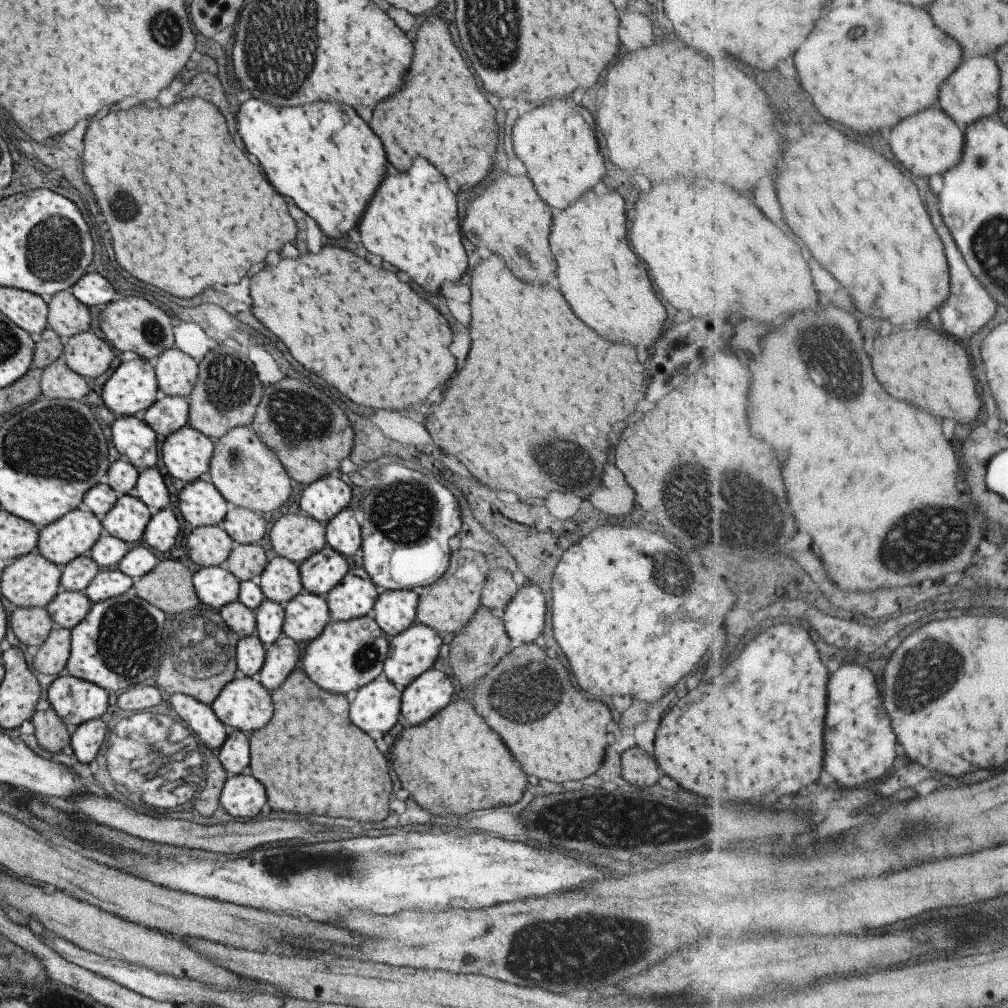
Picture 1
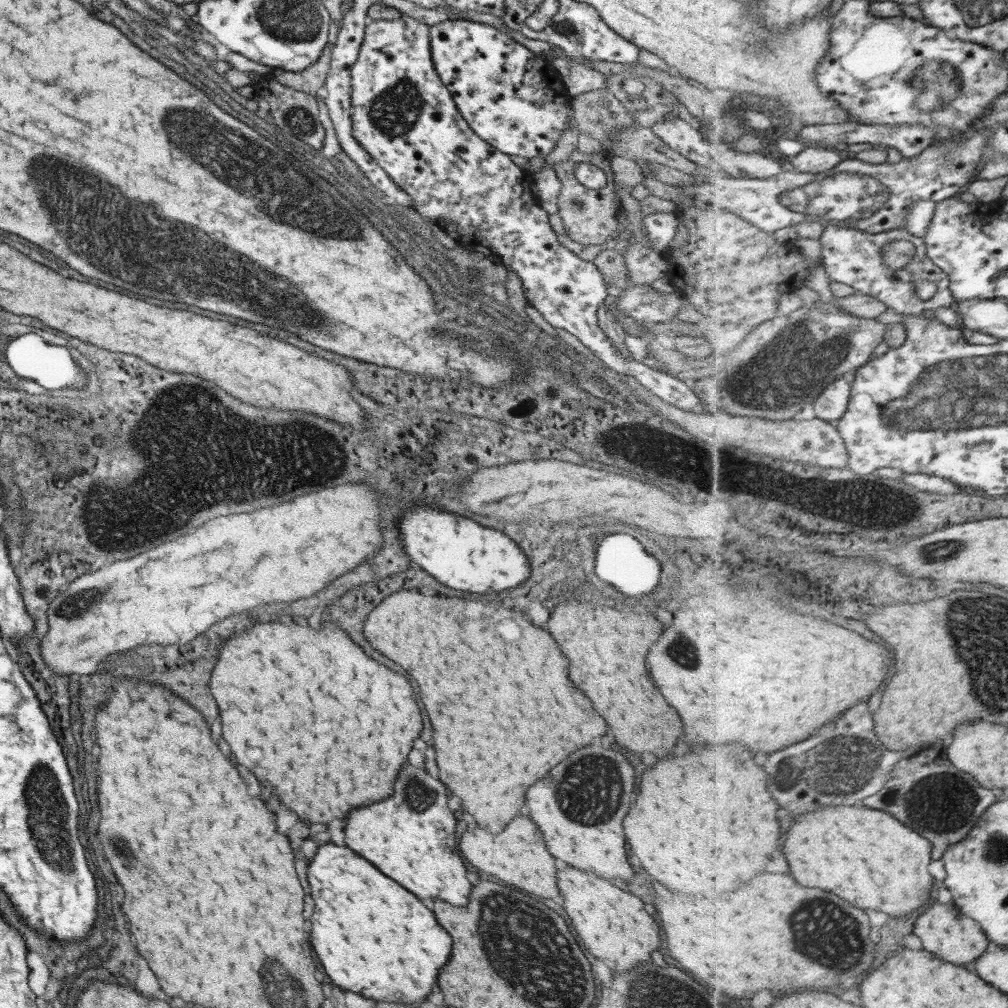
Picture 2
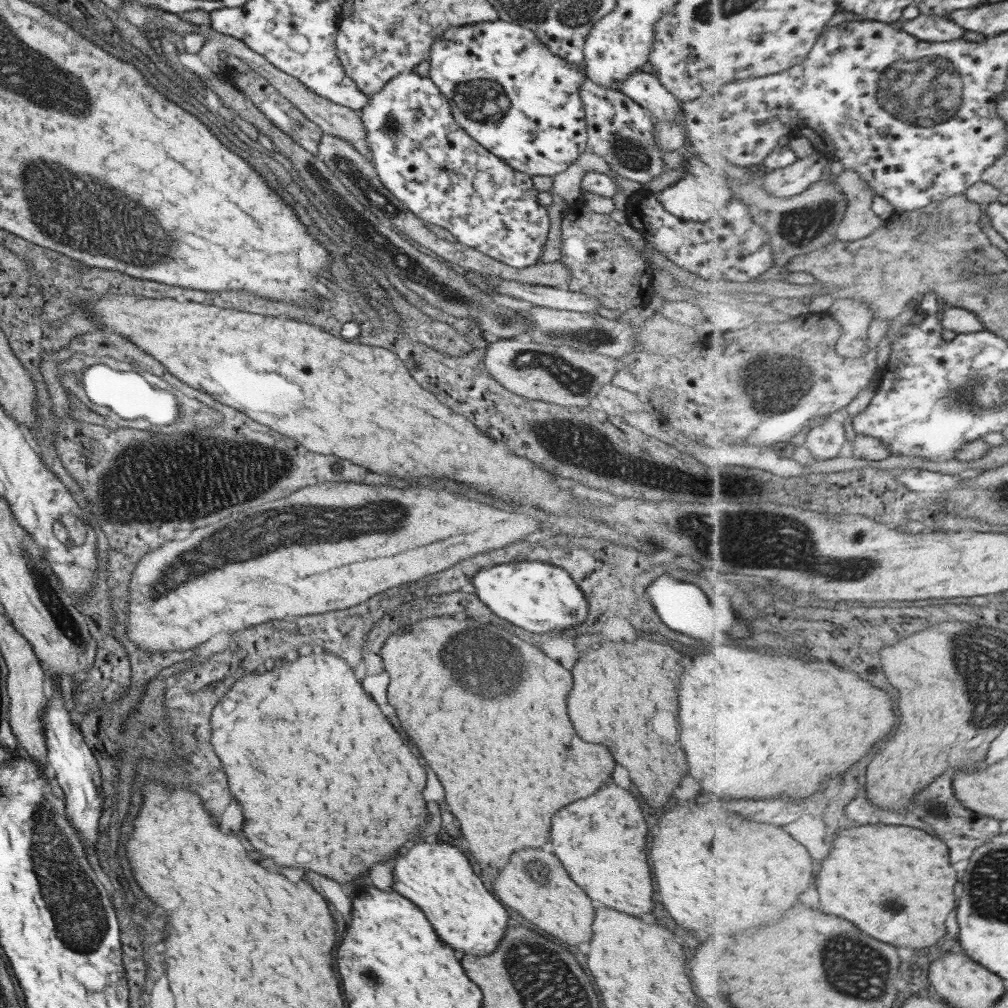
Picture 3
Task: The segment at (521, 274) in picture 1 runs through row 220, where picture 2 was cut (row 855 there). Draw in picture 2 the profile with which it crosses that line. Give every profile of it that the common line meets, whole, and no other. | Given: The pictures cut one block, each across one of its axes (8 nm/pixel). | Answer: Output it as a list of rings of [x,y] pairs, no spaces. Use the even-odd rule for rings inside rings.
[[[515,816],[499,834],[487,834],[481,828],[465,832],[459,842],[459,852],[471,866],[495,876],[505,884],[531,892],[539,898],[559,898],[555,858],[549,854],[541,832],[529,818]]]

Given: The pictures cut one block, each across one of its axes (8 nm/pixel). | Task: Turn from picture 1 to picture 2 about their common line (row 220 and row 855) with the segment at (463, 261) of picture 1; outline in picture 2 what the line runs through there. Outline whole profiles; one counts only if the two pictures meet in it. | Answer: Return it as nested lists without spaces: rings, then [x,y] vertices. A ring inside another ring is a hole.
[[[407,764],[405,768],[399,770],[395,778],[391,798],[371,804],[367,808],[357,808],[345,818],[345,846],[357,852],[359,856],[363,856],[375,868],[379,868],[379,872],[383,872],[387,878],[407,888],[419,900],[439,898],[453,906],[465,906],[469,902],[472,884],[469,884],[465,876],[465,868],[455,850],[455,818],[445,808],[447,804],[445,794],[447,790],[441,782],[427,776],[423,770]]]

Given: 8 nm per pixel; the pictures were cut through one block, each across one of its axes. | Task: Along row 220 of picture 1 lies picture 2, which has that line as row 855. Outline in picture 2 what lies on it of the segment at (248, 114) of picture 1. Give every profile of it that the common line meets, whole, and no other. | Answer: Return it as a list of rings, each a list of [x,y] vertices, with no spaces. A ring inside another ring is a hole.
[[[333,844],[319,846],[307,866],[307,882],[315,900],[309,940],[325,974],[335,986],[357,992],[369,1000],[397,1004],[417,1004],[431,994],[437,974],[451,952],[451,938],[411,892],[383,876],[349,848]]]

